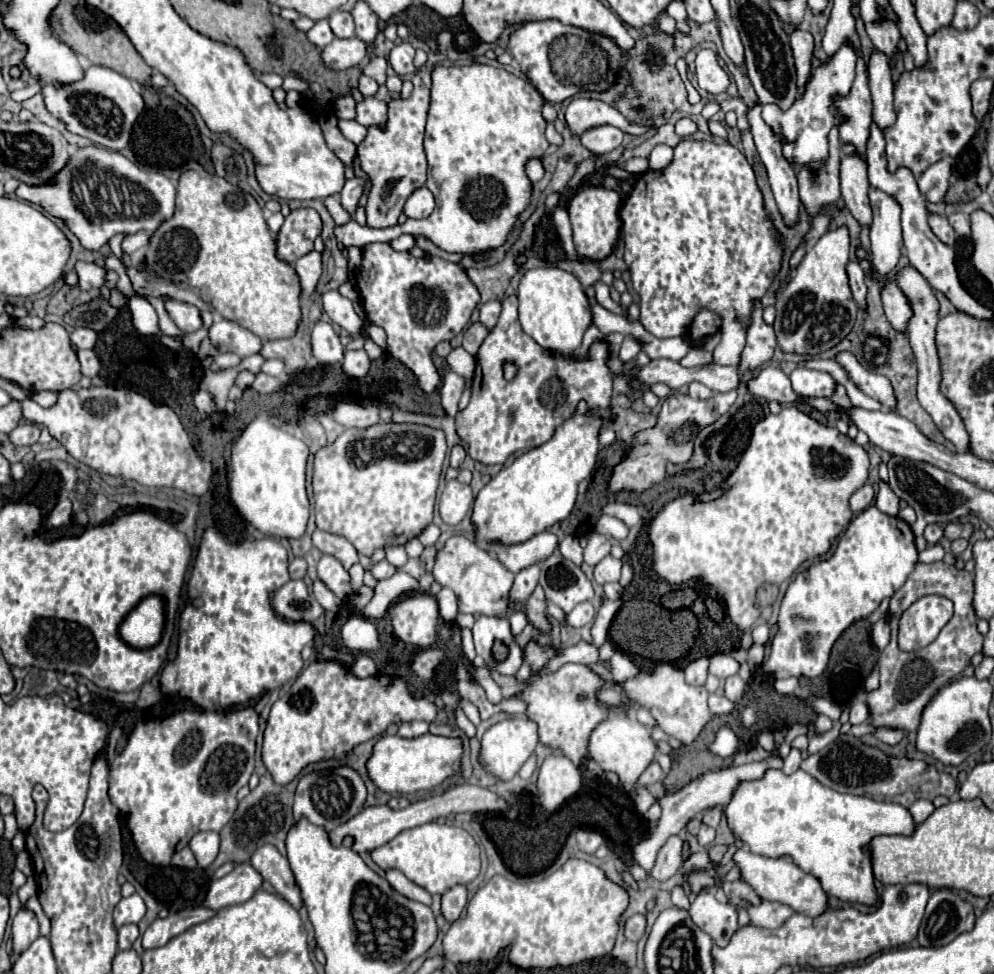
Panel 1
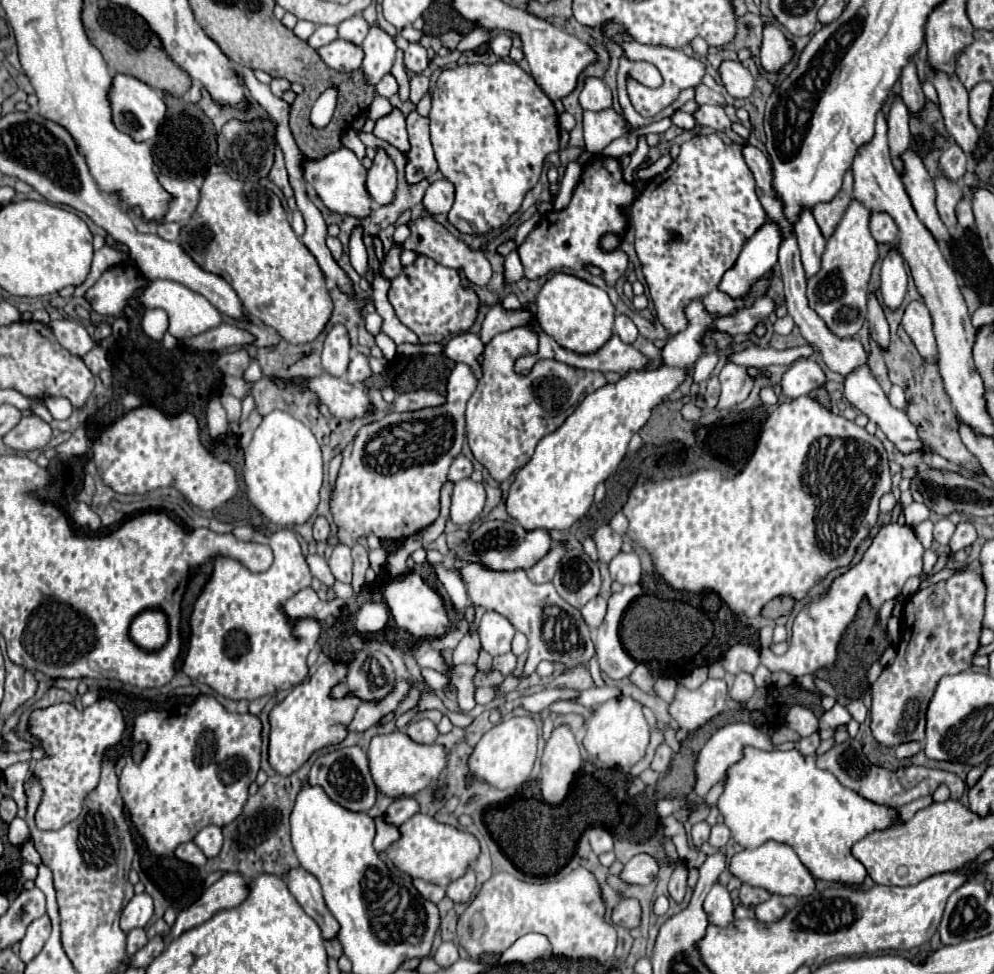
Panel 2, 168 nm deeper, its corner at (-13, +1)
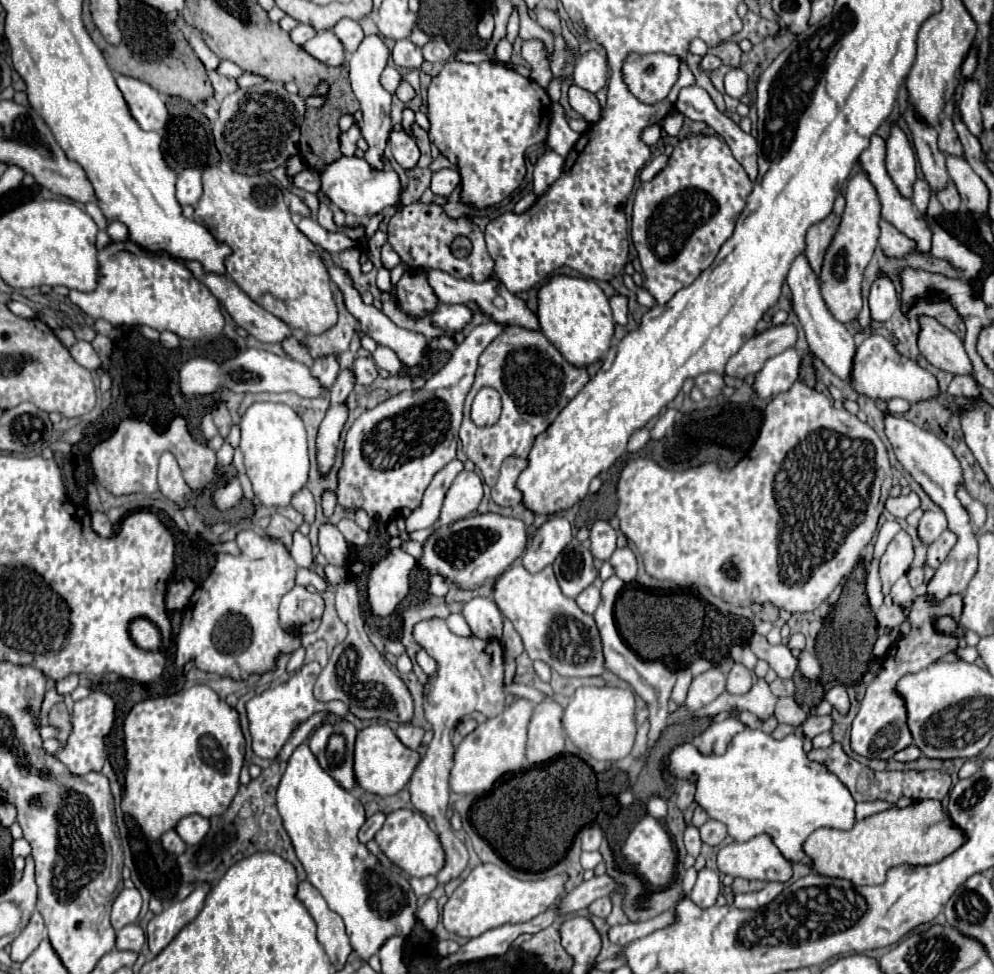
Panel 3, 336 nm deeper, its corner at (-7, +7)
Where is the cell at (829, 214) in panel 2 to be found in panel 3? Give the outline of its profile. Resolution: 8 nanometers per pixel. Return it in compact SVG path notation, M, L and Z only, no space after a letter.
M839 195L835 199L833 211L823 221L811 225L811 229L807 231L807 249L805 249L805 255L807 255L807 261L811 263L811 267L813 267L815 273L821 271L823 253L825 253L825 249L829 247L829 243L833 239L833 233L835 233L835 229L839 225L843 207L845 207L845 197Z

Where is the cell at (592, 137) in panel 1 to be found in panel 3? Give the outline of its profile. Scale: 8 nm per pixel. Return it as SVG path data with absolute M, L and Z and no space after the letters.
M573 85L569 89L569 105L579 113L583 115L583 119L589 123L589 125L595 125L595 121L599 121L601 117L601 105L597 101L597 97L577 85Z

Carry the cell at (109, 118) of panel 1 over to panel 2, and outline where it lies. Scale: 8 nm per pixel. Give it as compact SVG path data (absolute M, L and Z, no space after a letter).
M119 73L113 79L109 99L111 99L111 107L113 107L113 123L119 131L125 131L127 135L133 135L133 139L141 139L141 141L149 141L149 139L157 137L157 129L159 129L161 121L165 119L165 111L167 111L161 95L157 91L153 91L149 85L145 85L143 81L135 79L135 77Z

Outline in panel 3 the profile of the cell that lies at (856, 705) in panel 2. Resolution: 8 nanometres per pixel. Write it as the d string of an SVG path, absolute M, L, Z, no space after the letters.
M835 685L827 691L827 701L843 715L849 713L849 707L851 707L851 701L849 701L849 695L847 695L847 689L843 685Z

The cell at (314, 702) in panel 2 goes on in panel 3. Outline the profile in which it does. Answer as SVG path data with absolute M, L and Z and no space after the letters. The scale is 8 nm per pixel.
M317 661L303 665L297 673L293 673L289 677L289 681L271 687L267 691L263 691L261 695L255 695L249 703L247 703L247 717L249 717L249 731L251 731L251 747L253 753L261 759L275 759L279 755L279 751L283 749L283 745L287 743L287 739L291 737L291 733L303 723L307 721L313 713L319 711L329 711L335 713L337 717L345 717L349 713L347 705L343 705L341 701L331 701L331 703L321 703L313 697L313 685L317 675L321 673L321 665Z

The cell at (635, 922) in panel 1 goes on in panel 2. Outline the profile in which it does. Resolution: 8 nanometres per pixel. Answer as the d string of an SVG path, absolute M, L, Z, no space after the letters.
M623 899L621 903L617 903L617 907L611 913L613 925L621 925L627 929L637 927L639 917L641 917L641 907L639 907L637 899Z

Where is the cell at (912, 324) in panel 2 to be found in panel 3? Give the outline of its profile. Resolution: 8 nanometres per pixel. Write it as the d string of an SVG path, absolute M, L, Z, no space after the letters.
M929 315L919 317L917 345L933 367L953 375L971 373L971 361L963 349L963 341Z

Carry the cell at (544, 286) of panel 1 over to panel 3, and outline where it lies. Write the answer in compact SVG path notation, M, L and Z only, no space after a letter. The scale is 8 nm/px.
M553 275L541 289L539 289L539 305L537 317L543 335L563 353L563 357L579 367L591 365L601 359L613 339L613 317L607 295L601 287L591 279L581 277L567 277L567 275Z

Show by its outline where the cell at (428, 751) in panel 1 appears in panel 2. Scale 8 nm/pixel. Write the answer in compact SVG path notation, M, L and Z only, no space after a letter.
M401 731L389 735L375 735L367 749L369 771L379 793L387 797L411 797L417 791L425 789L429 783L435 783L441 777L441 771L447 763L447 753L443 745L419 745Z

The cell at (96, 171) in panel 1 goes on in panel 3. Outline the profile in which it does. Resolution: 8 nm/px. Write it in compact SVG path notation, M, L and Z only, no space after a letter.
M183 169L177 175L177 201L181 207L195 205L201 197L201 173L199 169Z

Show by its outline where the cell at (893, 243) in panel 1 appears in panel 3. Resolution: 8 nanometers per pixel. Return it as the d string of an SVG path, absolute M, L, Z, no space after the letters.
M879 273L875 283L871 285L869 307L871 307L871 317L875 321L887 321L897 309L897 291L893 281L885 273Z

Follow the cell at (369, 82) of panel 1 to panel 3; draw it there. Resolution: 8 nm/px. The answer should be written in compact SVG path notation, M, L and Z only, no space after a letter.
M385 67L383 75L381 75L381 83L383 83L383 89L387 89L389 93L393 93L393 91L397 89L399 81L401 81L401 75L397 73L397 69L393 69L393 67Z

